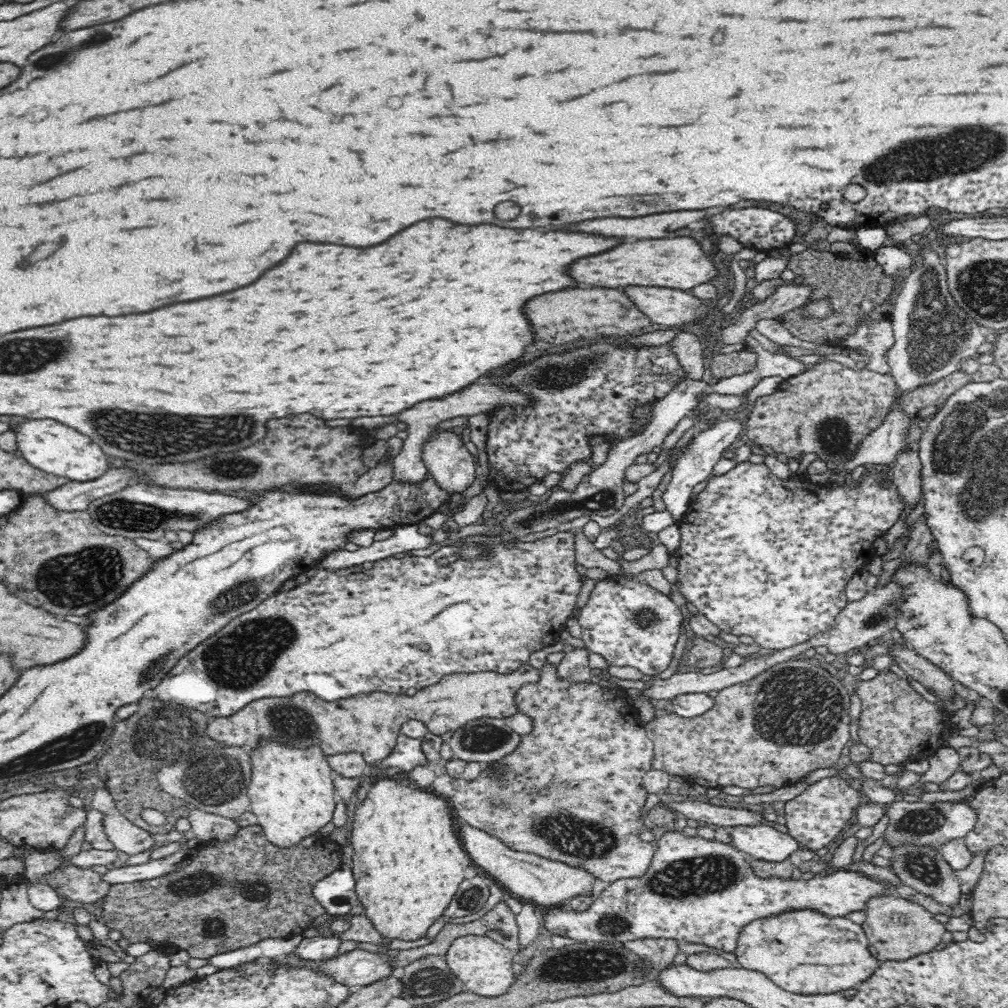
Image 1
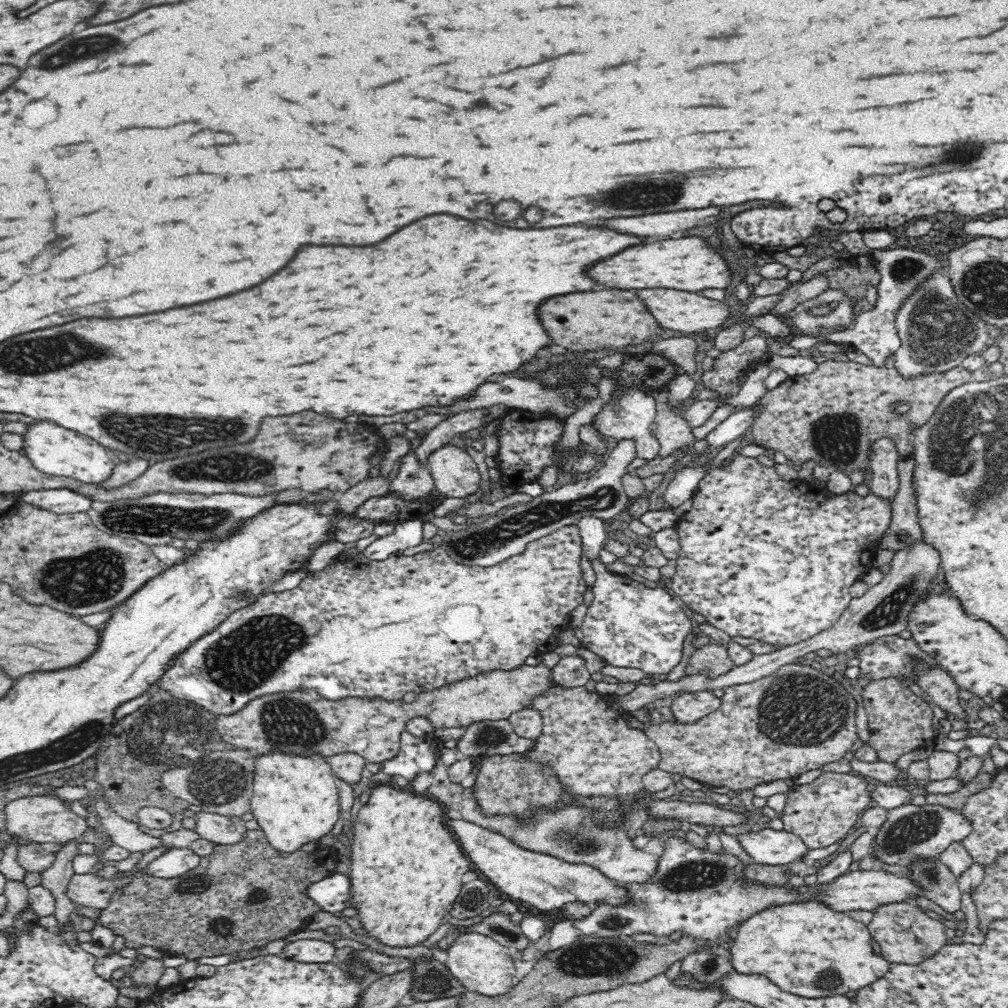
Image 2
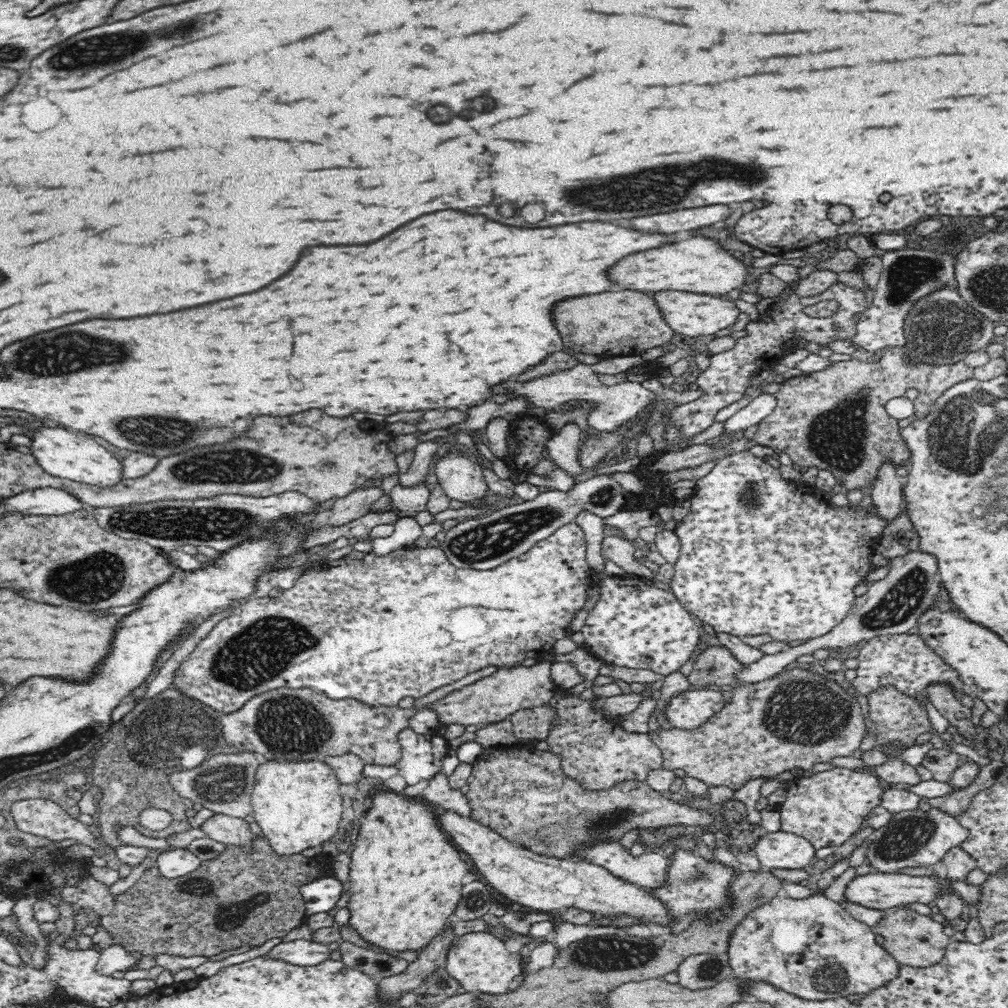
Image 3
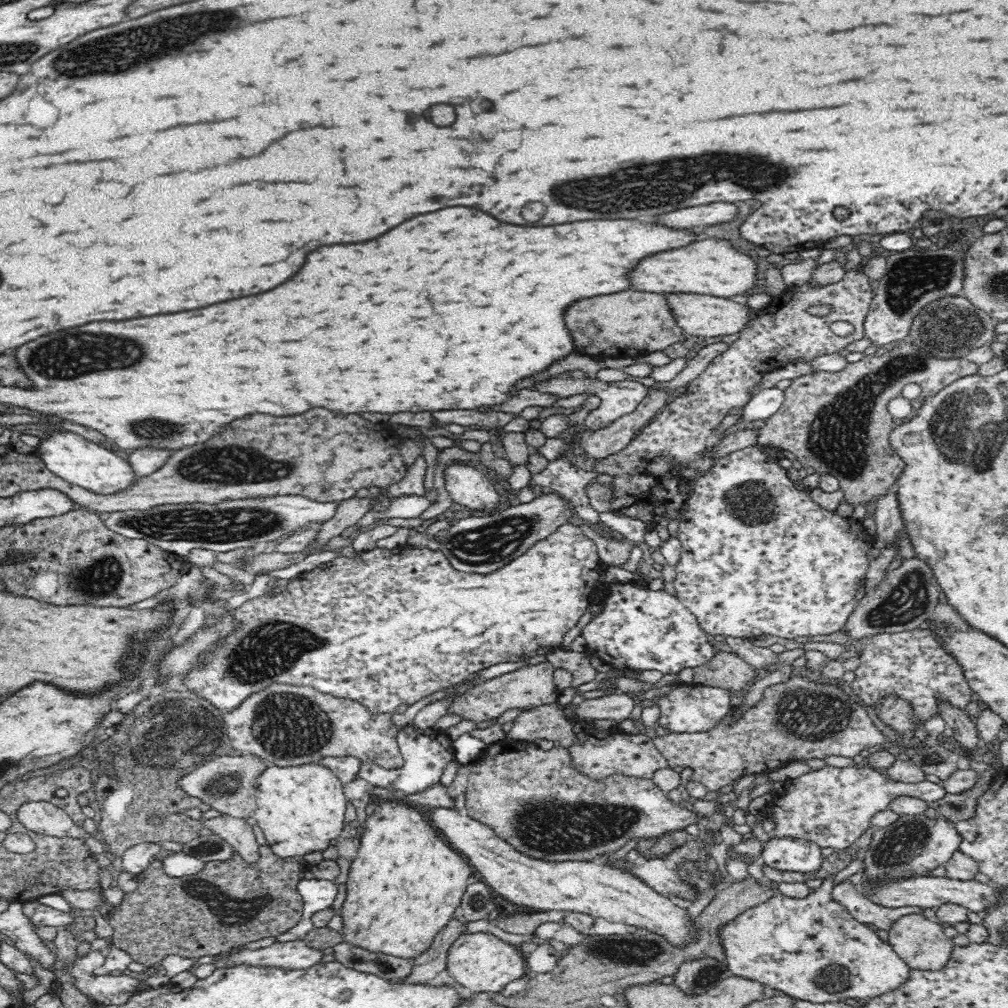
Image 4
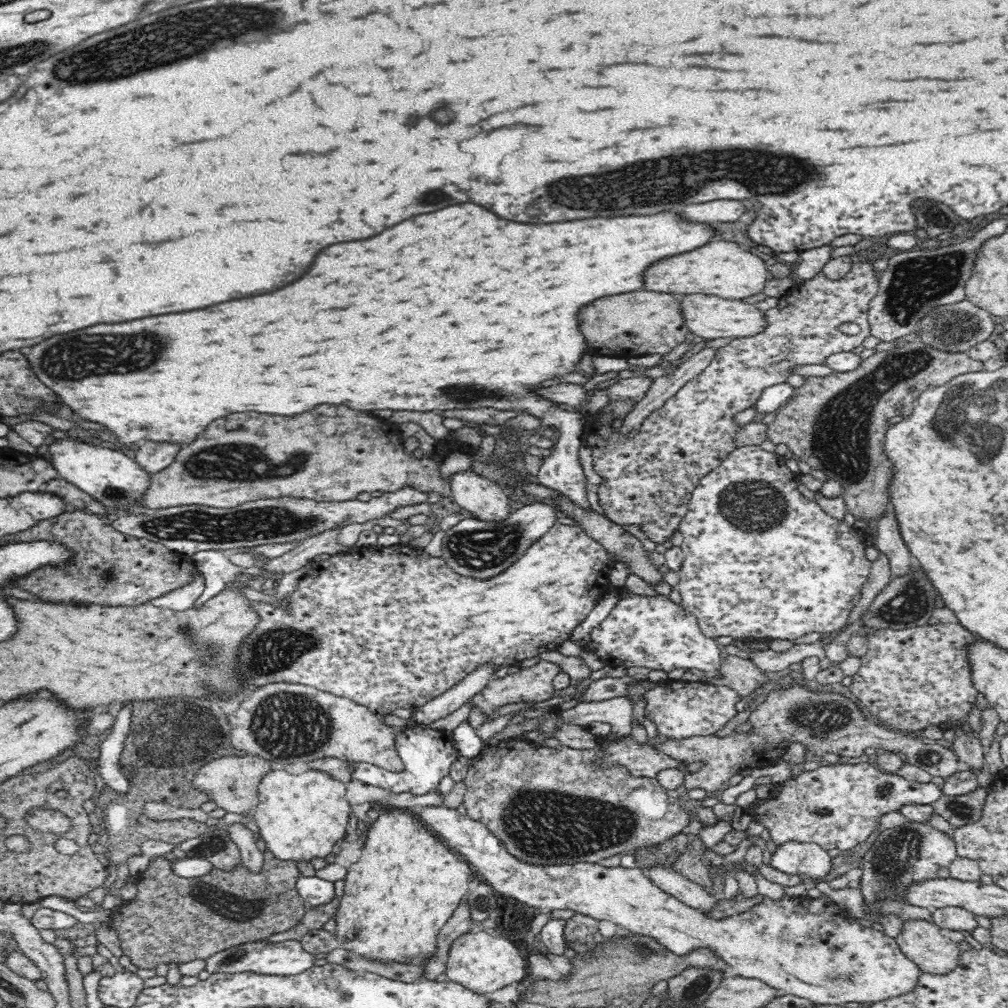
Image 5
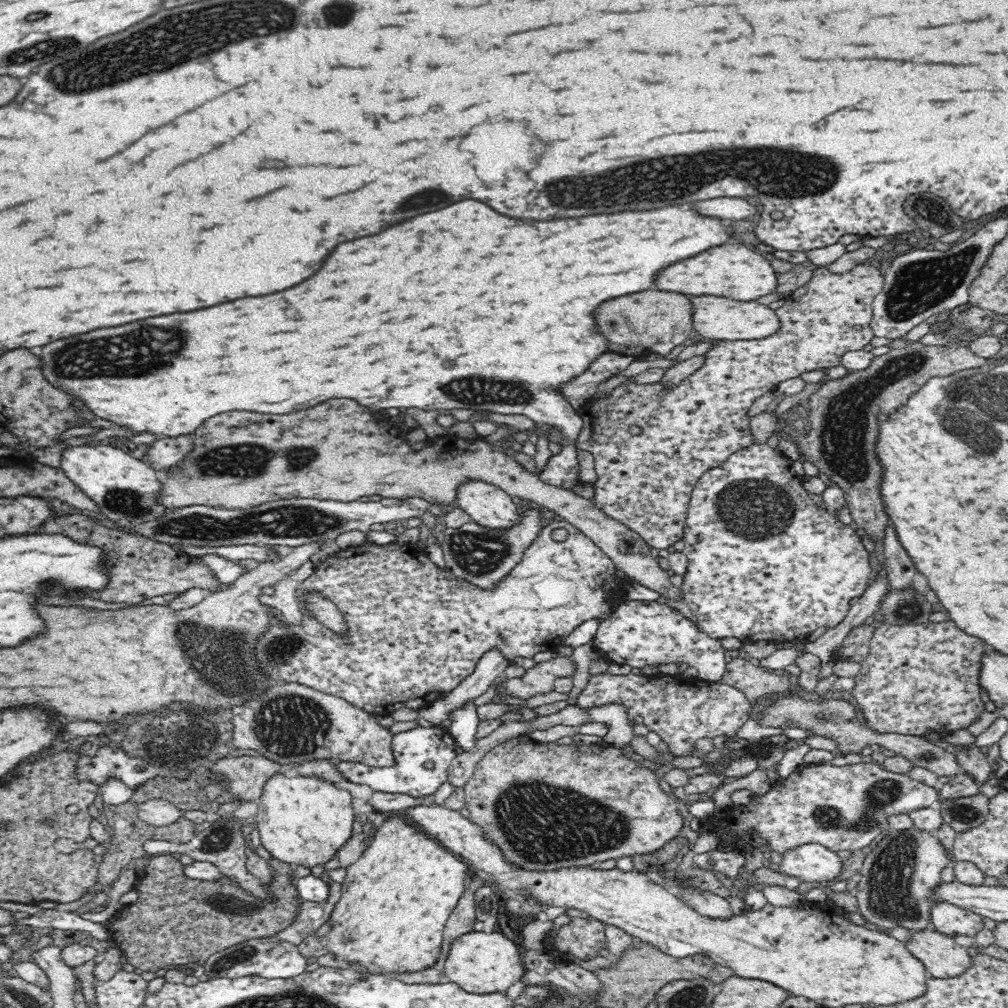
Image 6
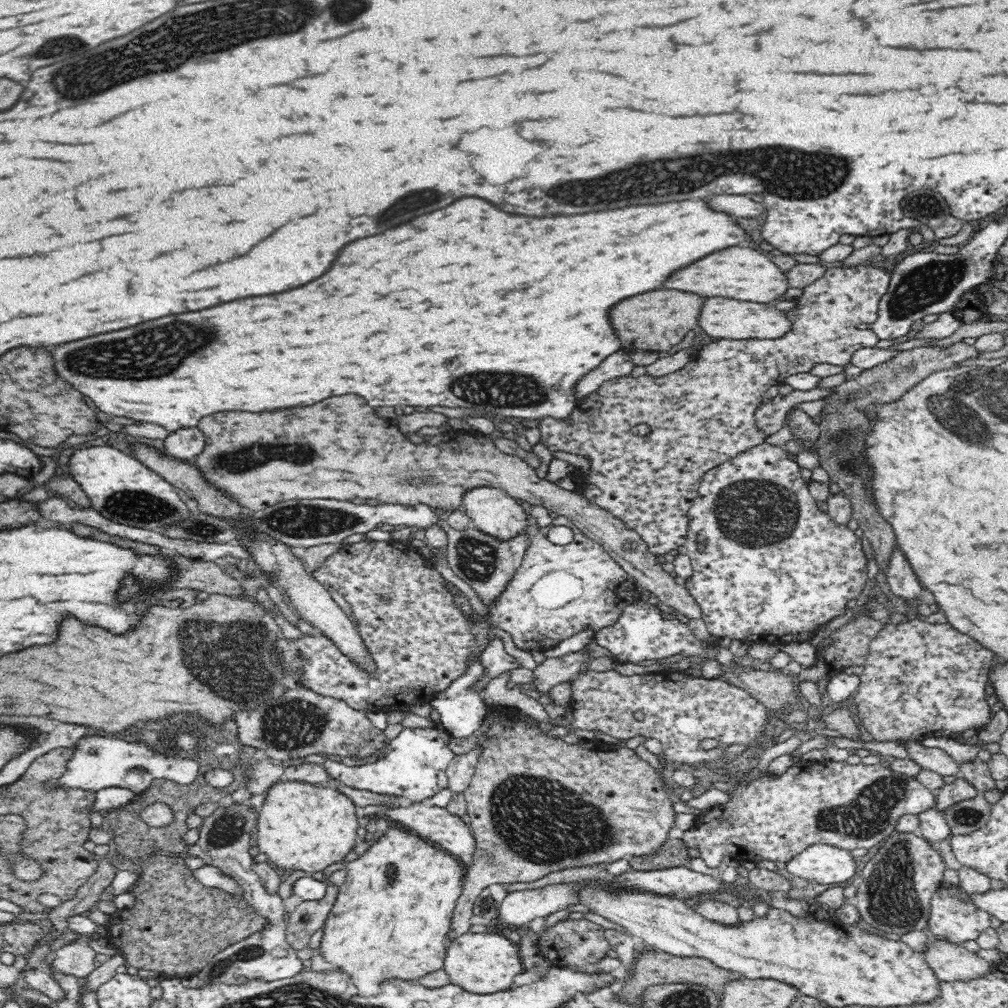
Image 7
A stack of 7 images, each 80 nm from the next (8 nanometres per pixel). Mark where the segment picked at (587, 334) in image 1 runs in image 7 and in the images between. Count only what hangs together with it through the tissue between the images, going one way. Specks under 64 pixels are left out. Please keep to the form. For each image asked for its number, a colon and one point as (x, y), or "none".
2: (582, 321)
3: (613, 323)
4: (629, 323)
5: (637, 323)
6: (651, 322)
7: (655, 321)

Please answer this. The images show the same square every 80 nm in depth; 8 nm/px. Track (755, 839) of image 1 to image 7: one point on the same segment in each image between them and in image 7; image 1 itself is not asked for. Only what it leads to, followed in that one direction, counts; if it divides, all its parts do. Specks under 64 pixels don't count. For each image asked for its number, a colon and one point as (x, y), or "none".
2: (767, 846)
3: (780, 849)
4: (788, 853)
5: (808, 858)
6: (812, 862)
7: (823, 864)

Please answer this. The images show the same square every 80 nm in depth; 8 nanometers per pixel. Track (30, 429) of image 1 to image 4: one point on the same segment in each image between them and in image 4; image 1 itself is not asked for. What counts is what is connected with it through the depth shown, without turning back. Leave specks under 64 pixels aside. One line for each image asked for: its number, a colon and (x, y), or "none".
2: (54, 450)
3: (72, 455)
4: (79, 461)

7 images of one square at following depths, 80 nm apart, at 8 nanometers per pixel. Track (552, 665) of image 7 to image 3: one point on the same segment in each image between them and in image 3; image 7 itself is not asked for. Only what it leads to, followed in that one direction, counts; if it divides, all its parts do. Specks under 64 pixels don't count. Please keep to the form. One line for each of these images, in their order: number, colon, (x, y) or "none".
3: (493, 698)
4: (531, 686)
5: (530, 685)
6: (539, 680)

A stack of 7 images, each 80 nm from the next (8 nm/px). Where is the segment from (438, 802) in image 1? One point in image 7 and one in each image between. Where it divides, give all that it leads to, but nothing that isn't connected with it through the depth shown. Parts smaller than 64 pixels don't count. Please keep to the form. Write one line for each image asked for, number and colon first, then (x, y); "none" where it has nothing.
2: (406, 868)
3: (405, 873)
4: (406, 880)
5: (400, 893)
6: (395, 900)
7: (392, 913)

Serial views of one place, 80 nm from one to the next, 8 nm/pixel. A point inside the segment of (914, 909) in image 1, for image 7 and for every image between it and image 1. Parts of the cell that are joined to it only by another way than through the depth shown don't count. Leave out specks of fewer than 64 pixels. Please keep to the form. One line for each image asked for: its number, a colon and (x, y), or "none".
2: (905, 933)
3: (913, 939)
4: (921, 943)
5: (924, 943)
6: (943, 958)
7: (950, 962)

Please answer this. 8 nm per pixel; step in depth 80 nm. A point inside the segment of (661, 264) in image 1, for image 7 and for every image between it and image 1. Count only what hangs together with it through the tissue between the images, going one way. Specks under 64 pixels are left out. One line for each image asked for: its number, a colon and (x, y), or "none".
2: (690, 264)
3: (699, 265)
4: (721, 271)
5: (723, 269)
6: (734, 271)
7: (742, 273)

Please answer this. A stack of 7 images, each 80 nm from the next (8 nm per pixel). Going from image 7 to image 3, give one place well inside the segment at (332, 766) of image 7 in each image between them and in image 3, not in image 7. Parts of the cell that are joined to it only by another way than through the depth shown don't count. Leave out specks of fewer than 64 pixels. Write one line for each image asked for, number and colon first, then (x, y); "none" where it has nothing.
3: (421, 755)
4: (425, 752)
5: (428, 754)
6: (423, 756)

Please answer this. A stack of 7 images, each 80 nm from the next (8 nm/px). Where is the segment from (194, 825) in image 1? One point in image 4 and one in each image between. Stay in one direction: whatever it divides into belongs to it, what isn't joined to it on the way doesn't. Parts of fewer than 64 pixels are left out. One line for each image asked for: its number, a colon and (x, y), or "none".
2: (219, 829)
3: (228, 830)
4: (235, 831)

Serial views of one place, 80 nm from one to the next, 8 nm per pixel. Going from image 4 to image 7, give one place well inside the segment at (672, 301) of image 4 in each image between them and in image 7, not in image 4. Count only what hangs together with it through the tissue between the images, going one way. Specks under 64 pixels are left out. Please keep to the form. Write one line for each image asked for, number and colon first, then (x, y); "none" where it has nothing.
5: (711, 317)
6: (719, 318)
7: (723, 318)

